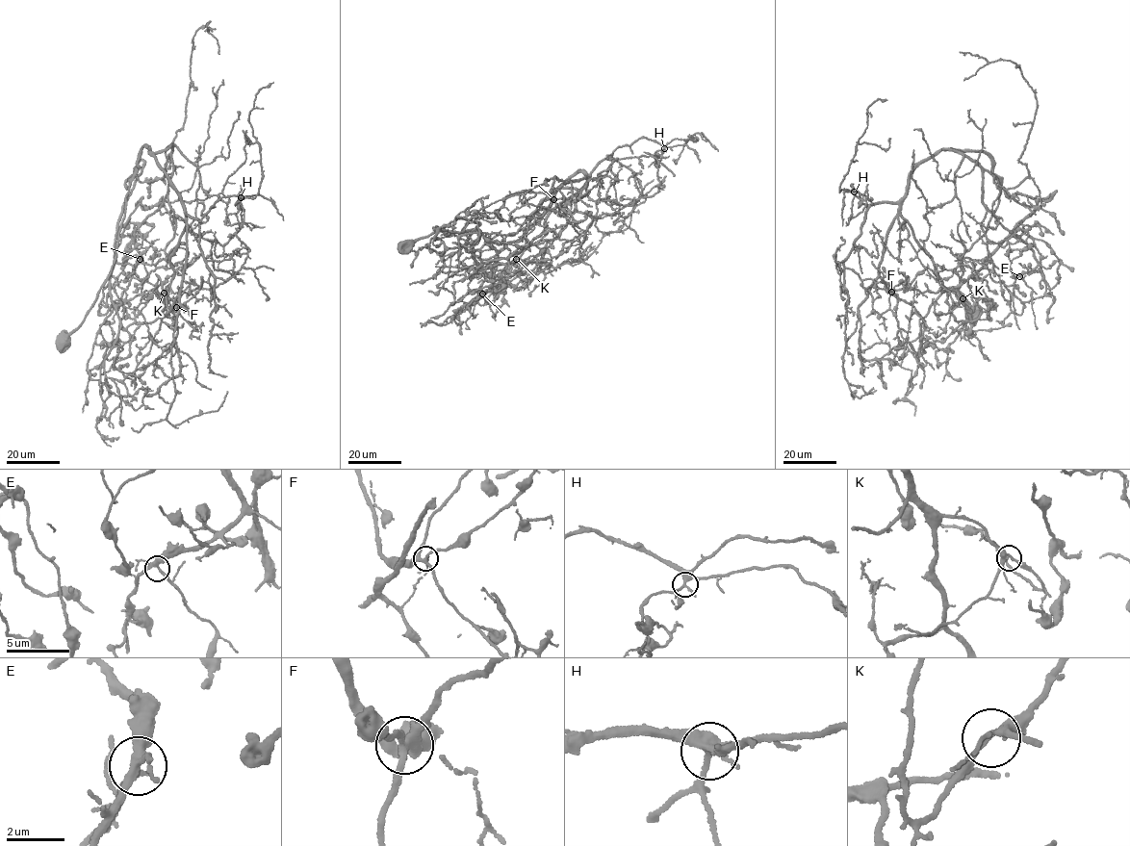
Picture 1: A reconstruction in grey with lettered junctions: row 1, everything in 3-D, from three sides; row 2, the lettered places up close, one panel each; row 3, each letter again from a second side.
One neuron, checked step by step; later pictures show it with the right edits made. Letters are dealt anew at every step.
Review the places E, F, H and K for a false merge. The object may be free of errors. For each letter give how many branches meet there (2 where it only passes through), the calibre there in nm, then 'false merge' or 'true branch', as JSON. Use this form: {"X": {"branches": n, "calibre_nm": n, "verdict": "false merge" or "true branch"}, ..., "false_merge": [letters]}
{"E": {"branches": 4, "calibre_nm": 280, "verdict": "true branch"}, "F": {"branches": 4, "calibre_nm": 260, "verdict": "true branch"}, "H": {"branches": 4, "calibre_nm": 280, "verdict": "true branch"}, "K": {"branches": 4, "calibre_nm": 240, "verdict": "true branch"}, "false_merge": []}

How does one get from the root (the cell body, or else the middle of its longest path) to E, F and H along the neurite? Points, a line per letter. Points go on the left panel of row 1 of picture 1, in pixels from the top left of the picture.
E: (60, 340), (79, 326), (111, 271), (125, 182), (141, 160), (118, 225), (134, 223), (140, 259)
F: (60, 340), (79, 326), (111, 271), (125, 197), (144, 146), (185, 212), (185, 269), (170, 309), (176, 307)
H: (60, 340), (79, 326), (111, 271), (141, 149), (156, 158), (192, 218), (198, 221), (223, 196), (241, 197)

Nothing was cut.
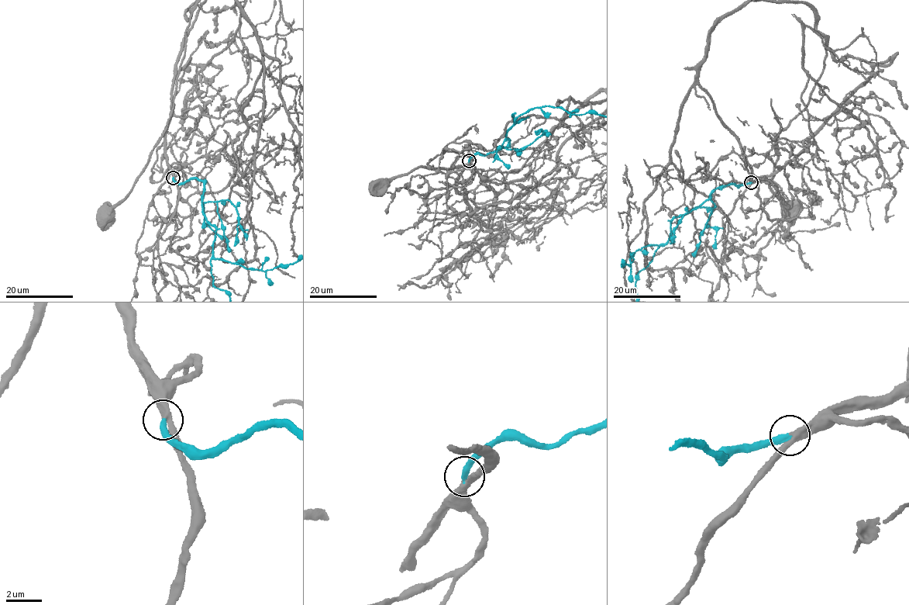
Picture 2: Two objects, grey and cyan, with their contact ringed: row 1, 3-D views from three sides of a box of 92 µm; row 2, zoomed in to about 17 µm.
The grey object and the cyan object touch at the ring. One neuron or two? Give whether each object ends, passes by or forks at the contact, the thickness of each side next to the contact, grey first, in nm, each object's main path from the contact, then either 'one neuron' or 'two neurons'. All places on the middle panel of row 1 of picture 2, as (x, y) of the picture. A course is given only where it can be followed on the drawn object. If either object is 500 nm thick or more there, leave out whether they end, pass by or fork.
grey passes by; cyan ends; calibres 320 and 360 nm; course grey (469, 160), (456, 188), (505, 245), (488, 219), (510, 181), (483, 182), (466, 165), (422, 167), (376, 183); one neuron

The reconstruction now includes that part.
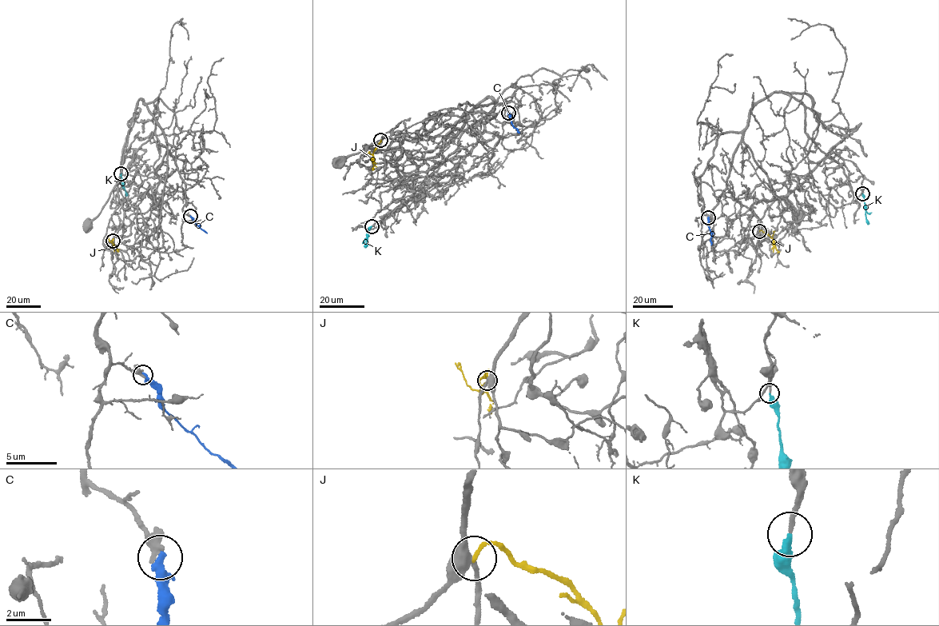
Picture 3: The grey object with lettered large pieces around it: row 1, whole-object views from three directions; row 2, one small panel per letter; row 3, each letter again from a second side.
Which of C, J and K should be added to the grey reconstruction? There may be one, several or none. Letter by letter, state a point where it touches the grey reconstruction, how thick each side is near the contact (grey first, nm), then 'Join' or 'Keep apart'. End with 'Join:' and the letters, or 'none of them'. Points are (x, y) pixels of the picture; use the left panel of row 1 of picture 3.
C: Touches grey at (190, 216). Thickness 500 nm (grey) against 380 nm. Keep apart
J: Touches grey at (113, 241). Thickness 340 nm (grey) against 140 nm. Keep apart
K: Touches grey at (121, 173). Thickness 190 nm (grey) against 320 nm. Join
Join: K

